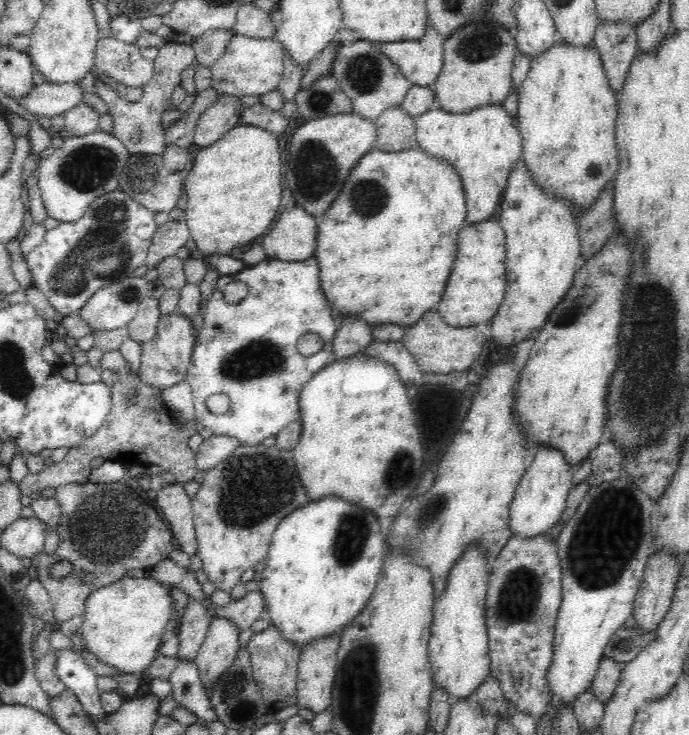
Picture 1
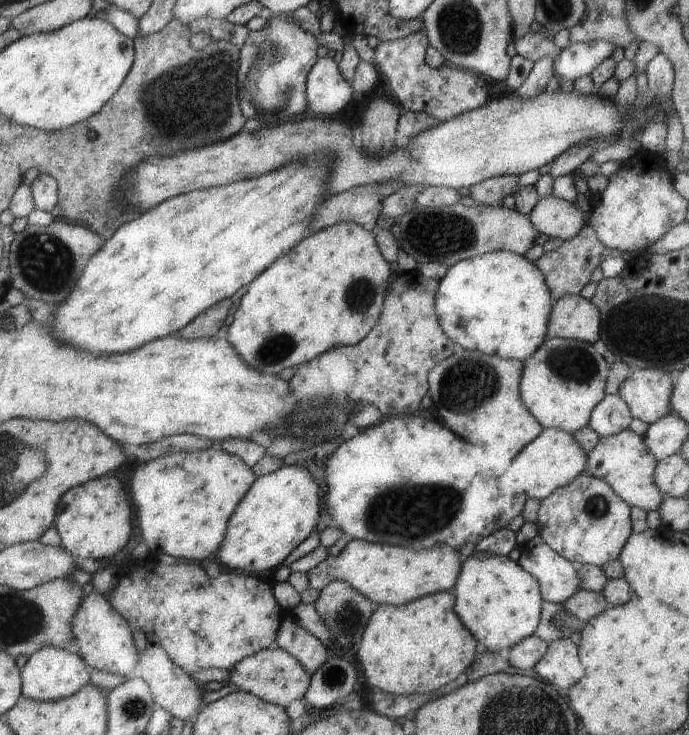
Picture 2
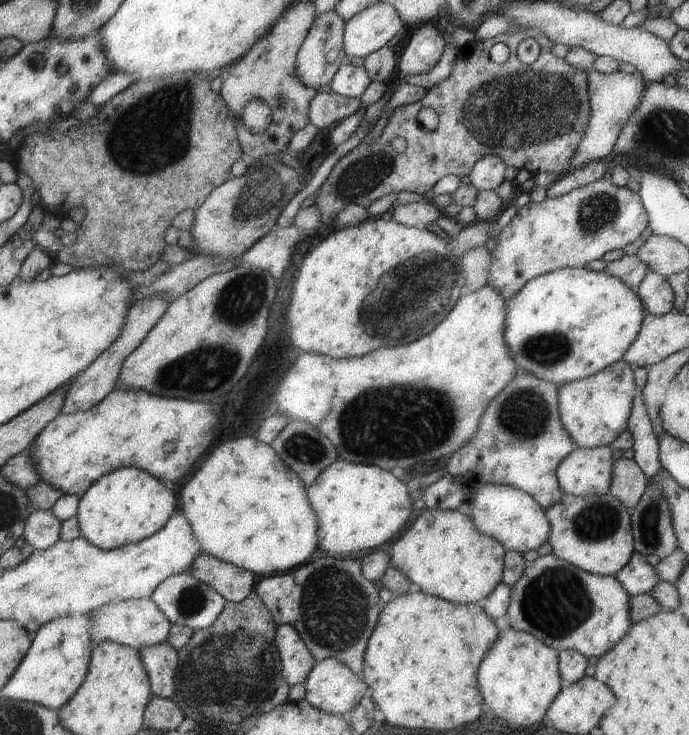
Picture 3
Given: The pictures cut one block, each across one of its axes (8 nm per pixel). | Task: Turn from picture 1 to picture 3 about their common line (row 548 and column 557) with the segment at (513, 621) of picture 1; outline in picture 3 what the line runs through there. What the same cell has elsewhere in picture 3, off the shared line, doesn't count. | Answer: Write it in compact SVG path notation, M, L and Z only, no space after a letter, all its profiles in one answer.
M564 492L556 504L545 509L545 515L549 522L547 541L552 546L552 553L582 570L600 576L616 574L621 568L624 568L625 564L628 564L635 551L631 512L612 493L574 496Z

